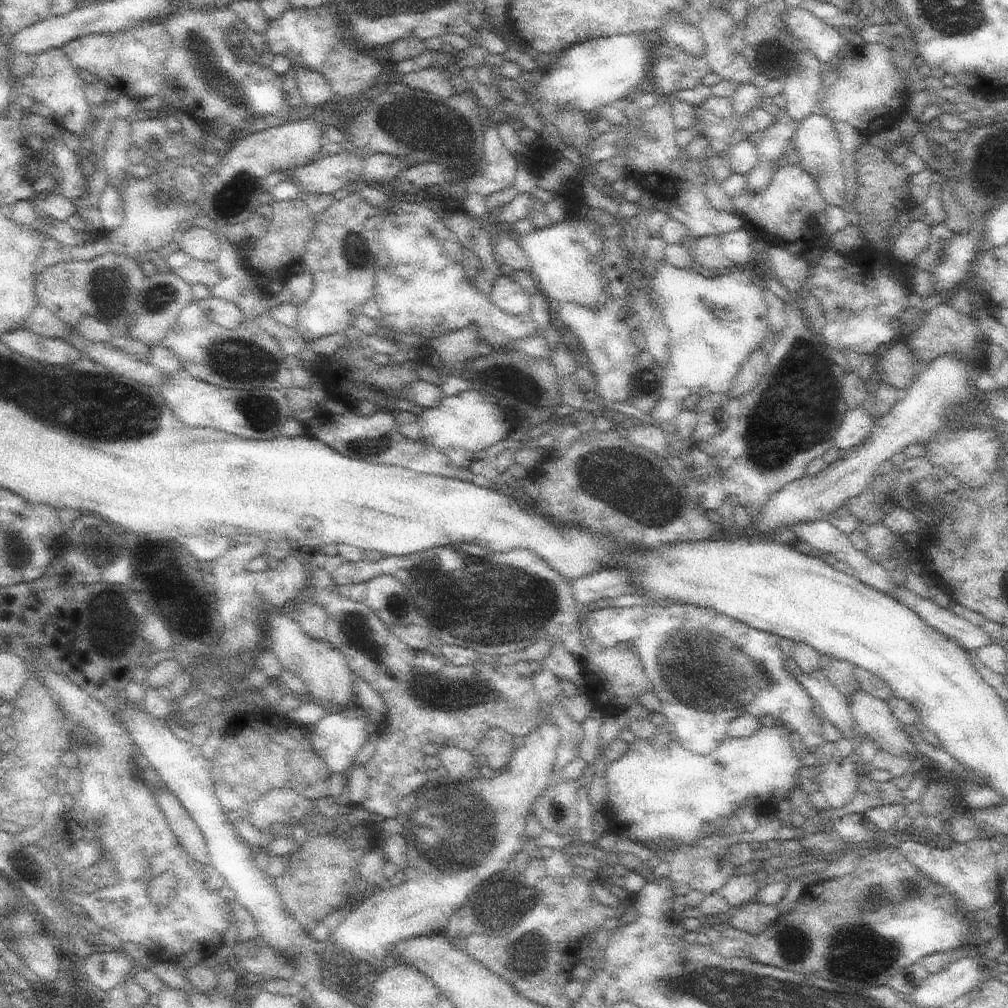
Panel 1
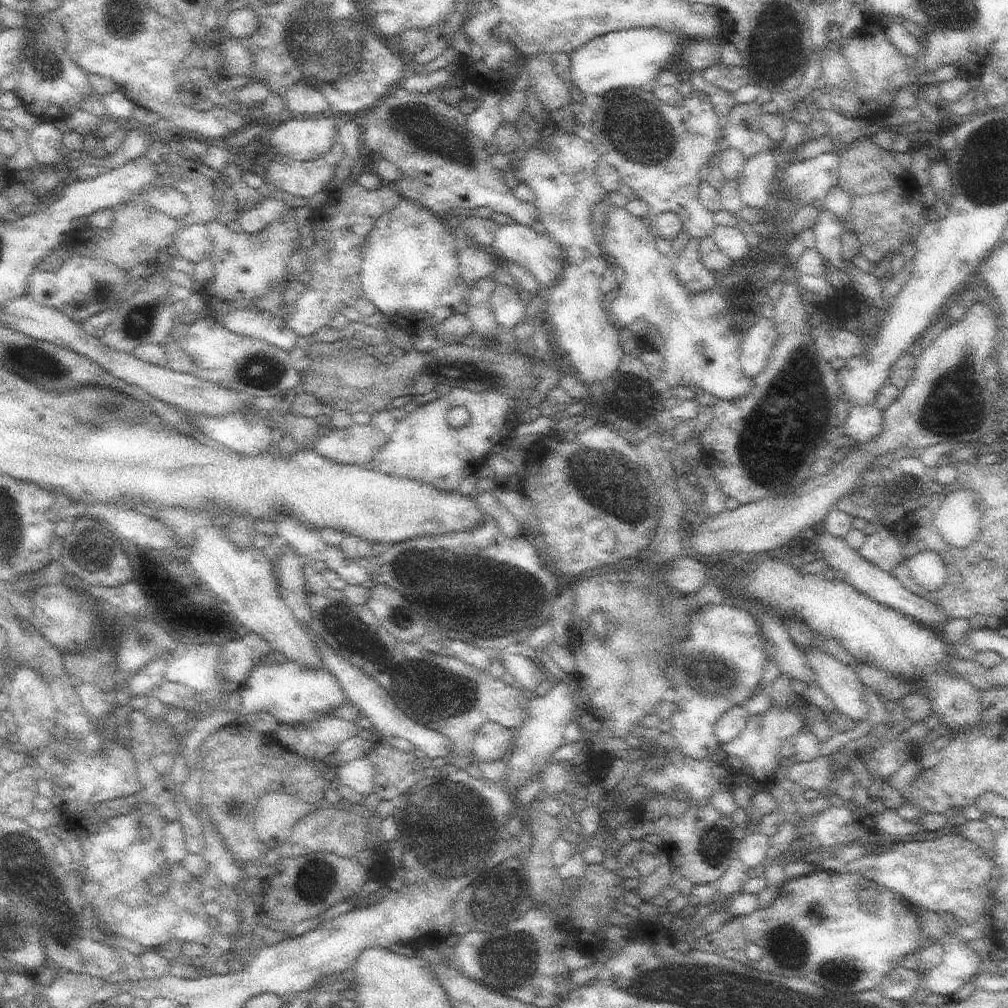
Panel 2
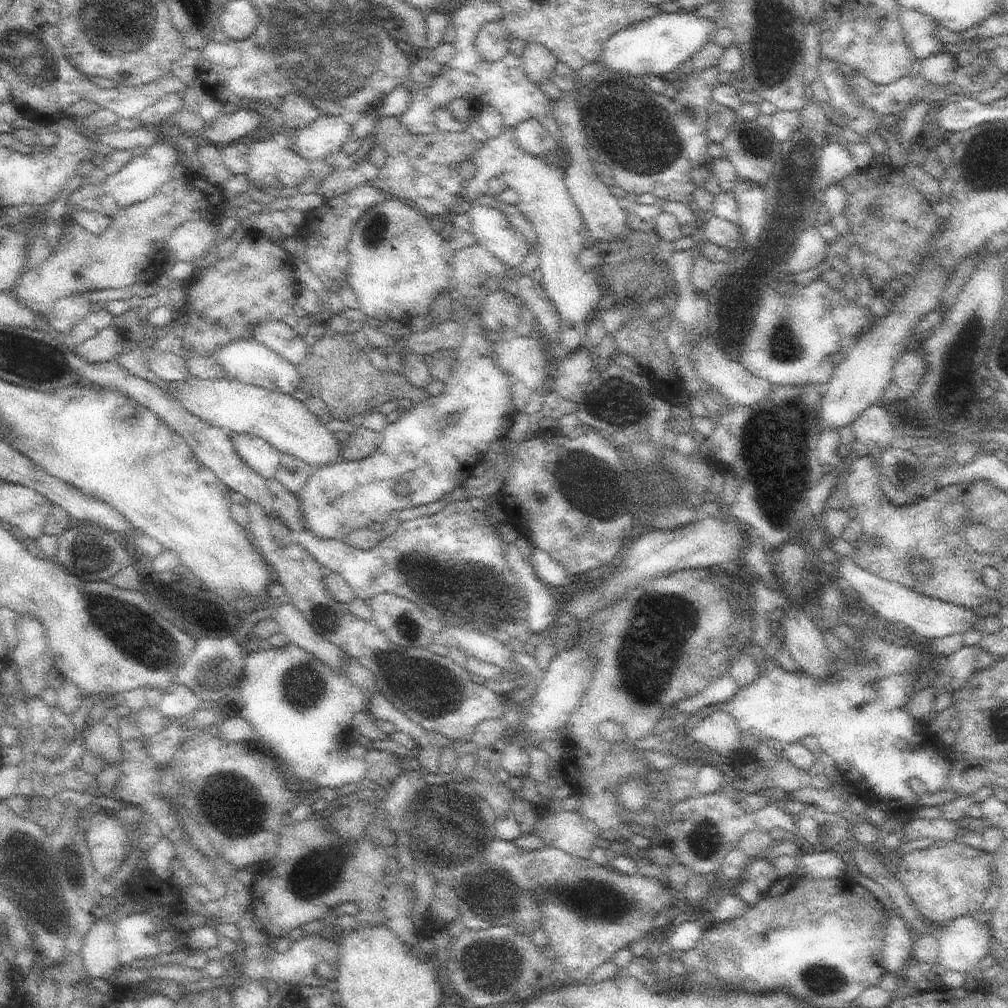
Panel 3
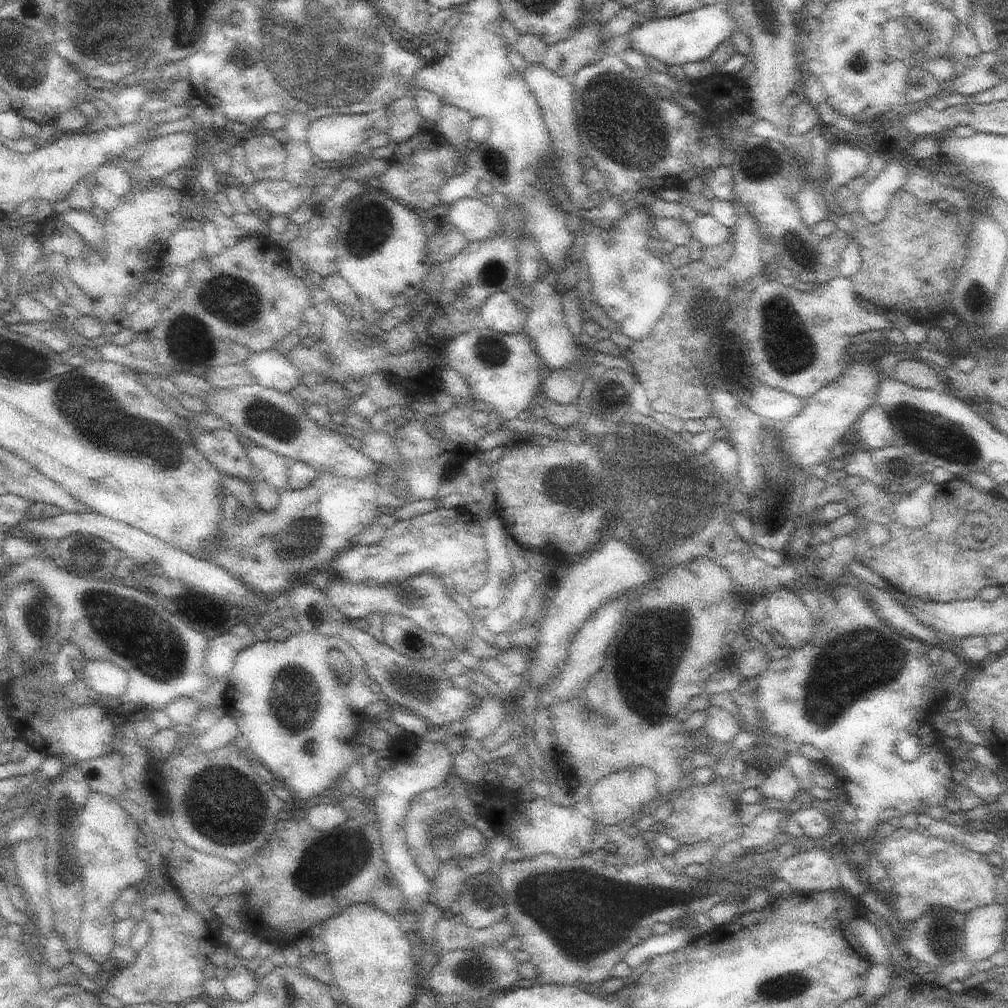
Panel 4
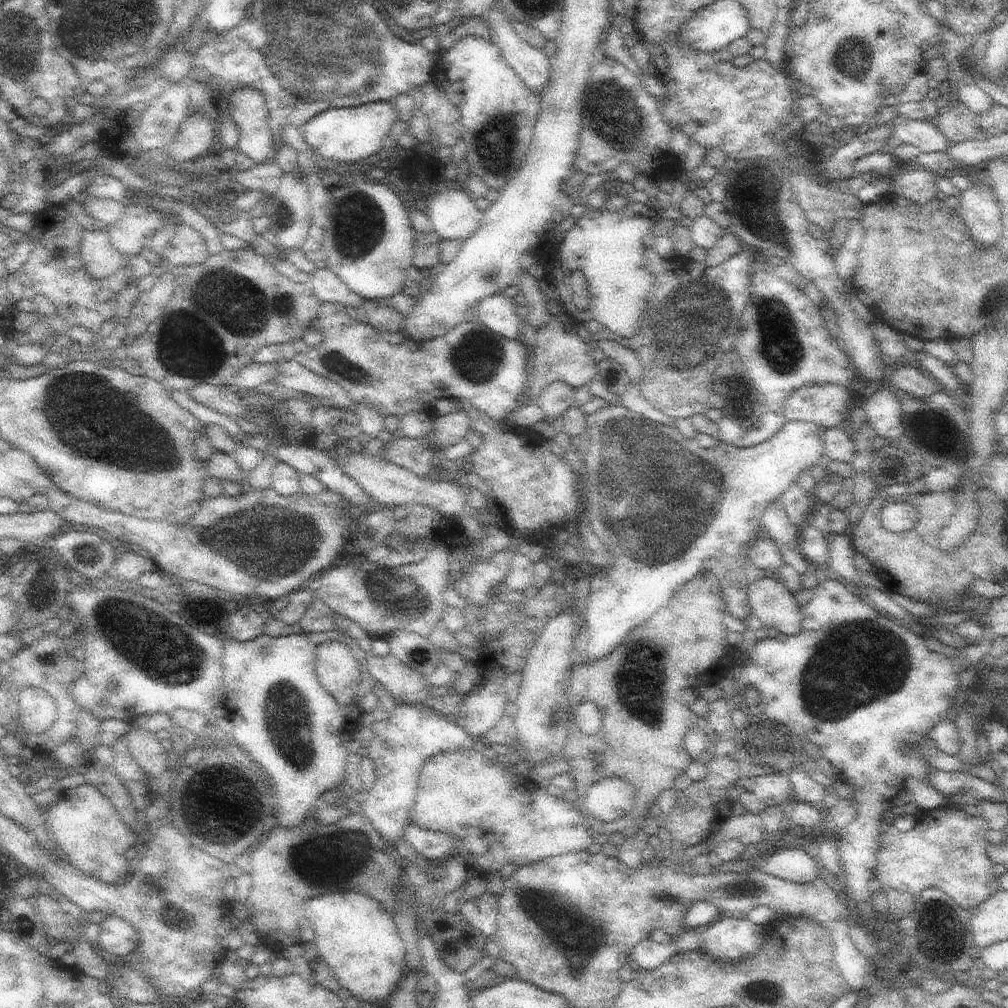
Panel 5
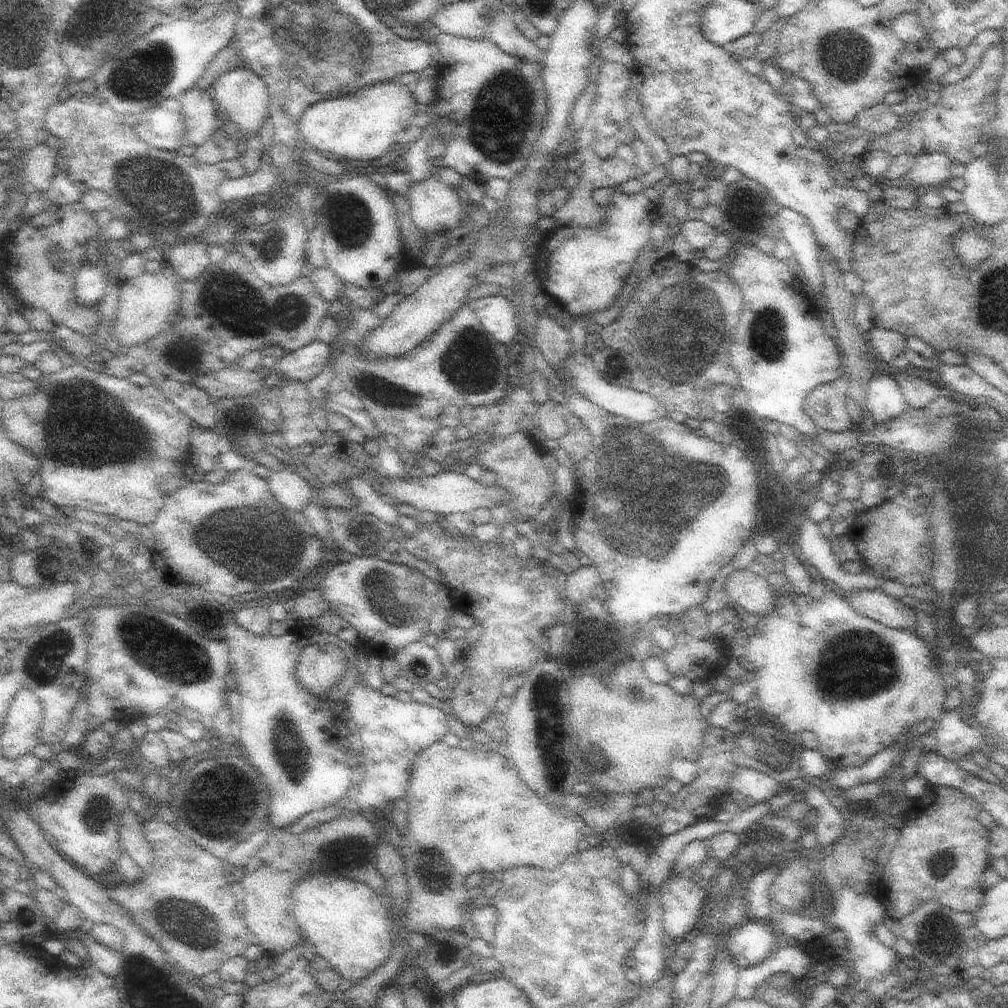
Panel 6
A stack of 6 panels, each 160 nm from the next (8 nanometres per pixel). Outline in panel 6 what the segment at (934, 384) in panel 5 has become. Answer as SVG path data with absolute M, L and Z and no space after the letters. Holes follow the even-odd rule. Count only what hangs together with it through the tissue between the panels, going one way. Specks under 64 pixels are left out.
M898 370L894 376L902 395L910 407L926 409L938 396L938 388L918 376L910 376L905 370Z

